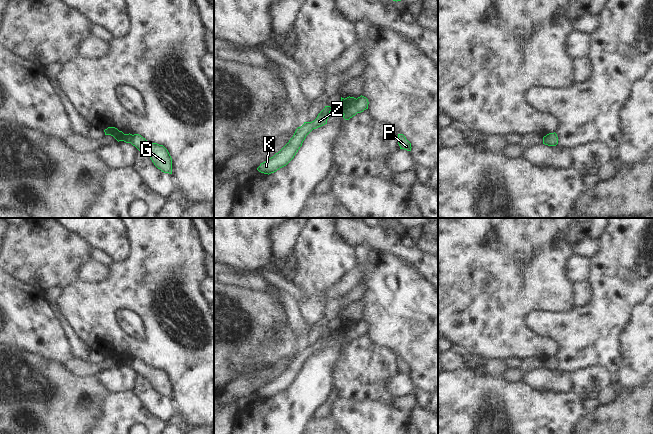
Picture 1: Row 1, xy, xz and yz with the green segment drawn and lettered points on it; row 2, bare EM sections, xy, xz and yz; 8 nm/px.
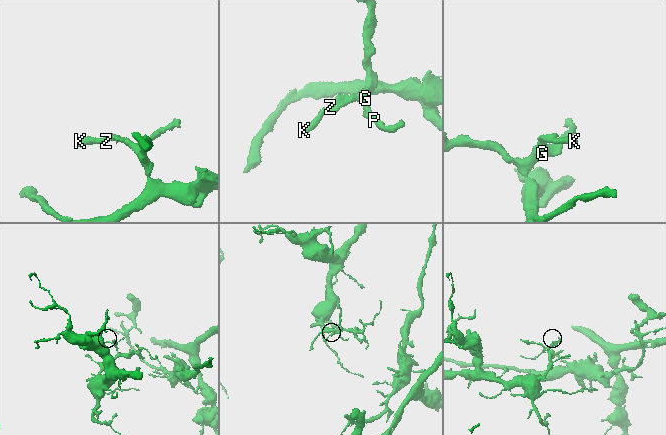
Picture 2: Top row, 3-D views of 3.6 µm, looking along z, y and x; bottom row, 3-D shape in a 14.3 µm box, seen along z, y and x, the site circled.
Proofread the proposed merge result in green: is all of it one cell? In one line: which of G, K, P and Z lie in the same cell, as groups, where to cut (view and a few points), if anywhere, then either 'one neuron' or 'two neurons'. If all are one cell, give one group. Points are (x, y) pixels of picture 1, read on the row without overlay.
G K P Z; no cut; one neuron

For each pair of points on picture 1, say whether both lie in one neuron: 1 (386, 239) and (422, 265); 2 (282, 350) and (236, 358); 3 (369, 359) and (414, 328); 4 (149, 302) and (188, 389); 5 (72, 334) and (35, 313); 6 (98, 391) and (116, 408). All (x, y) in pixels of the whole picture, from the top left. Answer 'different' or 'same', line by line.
1: same
2: same
3: different
4: same
5: different
6: different

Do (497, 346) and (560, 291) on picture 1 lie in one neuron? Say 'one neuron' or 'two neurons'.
one neuron

